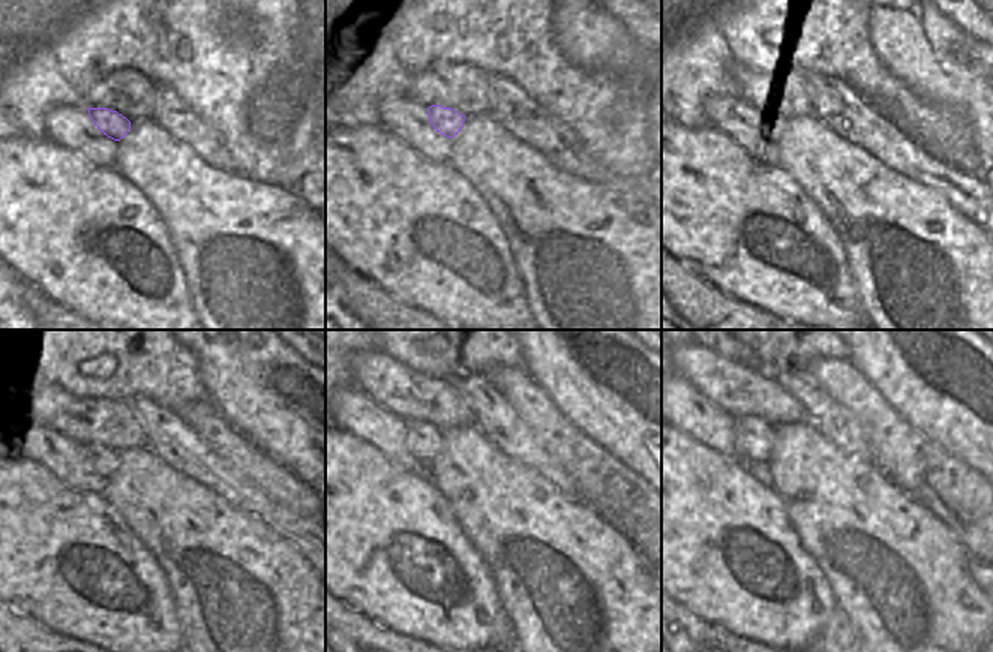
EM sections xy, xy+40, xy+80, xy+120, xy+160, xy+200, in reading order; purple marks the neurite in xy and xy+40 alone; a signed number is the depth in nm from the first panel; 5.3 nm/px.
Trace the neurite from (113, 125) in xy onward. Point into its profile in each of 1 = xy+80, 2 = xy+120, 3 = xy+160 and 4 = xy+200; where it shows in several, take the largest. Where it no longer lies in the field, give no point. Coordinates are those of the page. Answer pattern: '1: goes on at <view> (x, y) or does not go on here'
1: goes on at xy+80 (779, 123)
2: goes on at xy+120 (105, 460)
3: goes on at xy+160 (423, 441)
4: goes on at xy+200 (755, 438)

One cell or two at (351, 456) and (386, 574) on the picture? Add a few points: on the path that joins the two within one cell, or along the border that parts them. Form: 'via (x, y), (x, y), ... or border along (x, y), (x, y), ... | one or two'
via (351, 492), (354, 567) | one

